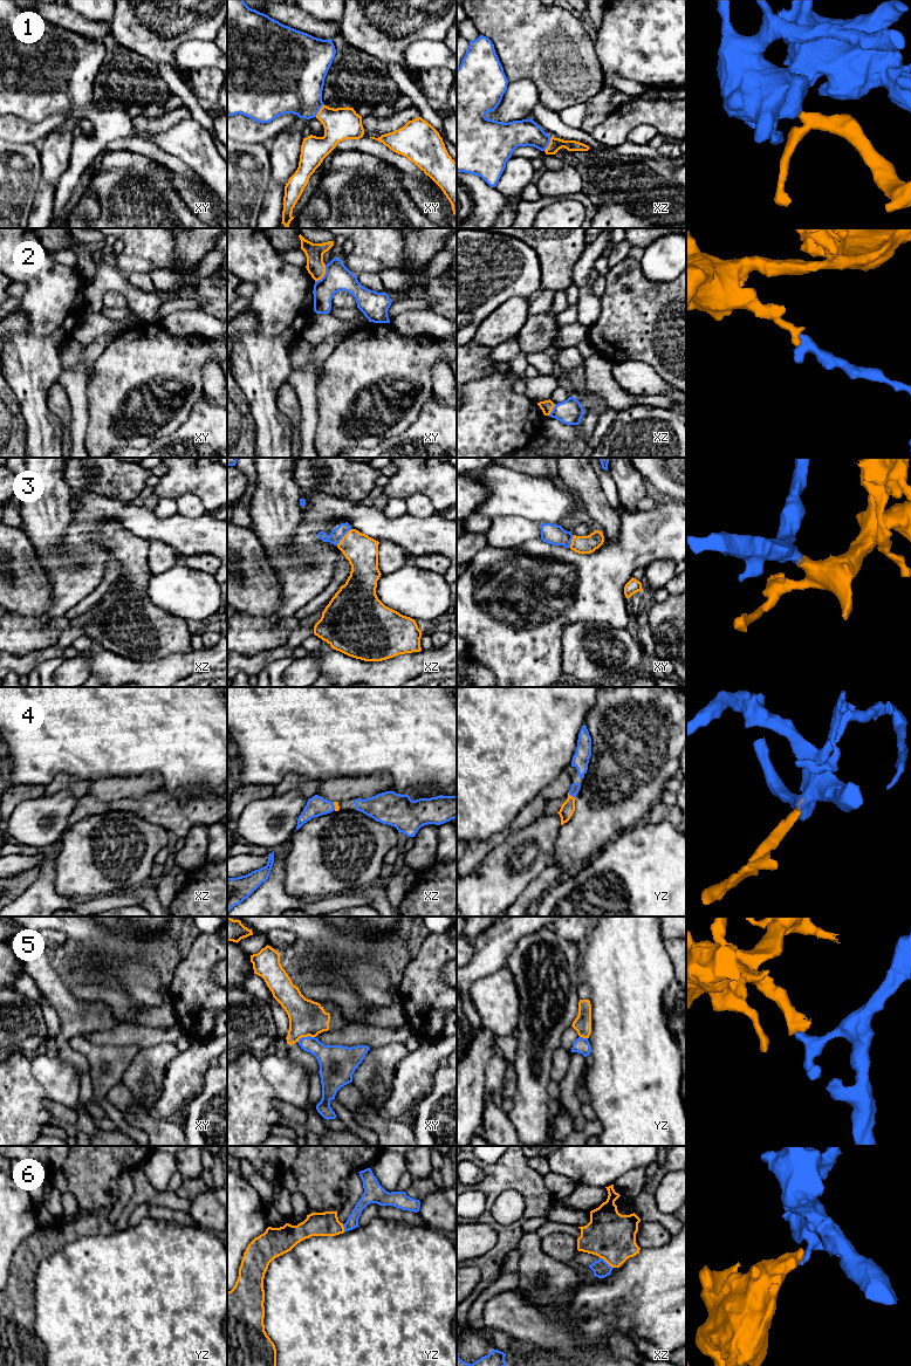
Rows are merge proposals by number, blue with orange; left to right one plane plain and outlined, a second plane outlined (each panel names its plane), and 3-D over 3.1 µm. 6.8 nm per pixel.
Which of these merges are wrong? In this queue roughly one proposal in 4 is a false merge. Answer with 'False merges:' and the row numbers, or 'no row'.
False merges: 2, 5, 6

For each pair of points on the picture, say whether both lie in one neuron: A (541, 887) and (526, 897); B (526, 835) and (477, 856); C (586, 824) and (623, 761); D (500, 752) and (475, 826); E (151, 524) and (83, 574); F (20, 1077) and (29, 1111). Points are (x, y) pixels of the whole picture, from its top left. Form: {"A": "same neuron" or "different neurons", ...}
{"A": "same neuron", "B": "different neurons", "C": "same neuron", "D": "same neuron", "E": "same neuron", "F": "same neuron"}

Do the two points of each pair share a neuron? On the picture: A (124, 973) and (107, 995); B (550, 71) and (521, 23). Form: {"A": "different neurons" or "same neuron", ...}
{"A": "different neurons", "B": "same neuron"}

